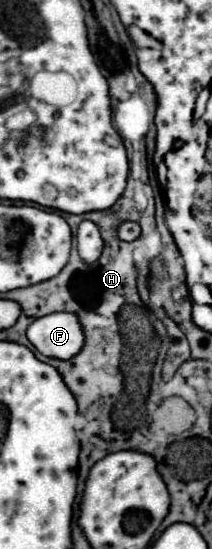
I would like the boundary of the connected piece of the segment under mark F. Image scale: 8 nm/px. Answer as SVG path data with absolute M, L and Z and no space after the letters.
M50 313L26 329L28 341L46 357L72 359L84 345L82 325L76 315Z

